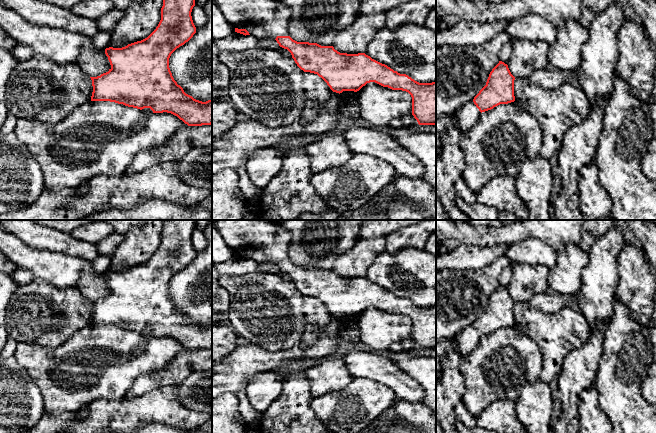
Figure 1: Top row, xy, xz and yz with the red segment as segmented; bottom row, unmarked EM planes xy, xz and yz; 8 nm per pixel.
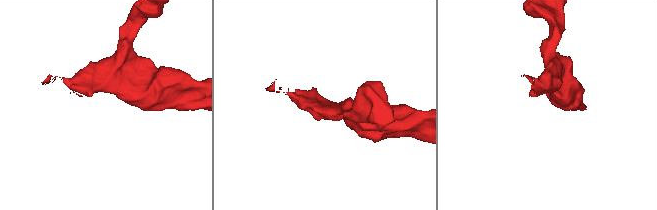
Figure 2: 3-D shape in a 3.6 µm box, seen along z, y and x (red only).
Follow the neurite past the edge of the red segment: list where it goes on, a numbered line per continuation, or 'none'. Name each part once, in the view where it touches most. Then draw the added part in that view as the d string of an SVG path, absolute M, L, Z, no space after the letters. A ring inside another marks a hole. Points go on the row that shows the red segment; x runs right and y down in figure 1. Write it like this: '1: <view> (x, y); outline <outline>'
1: xz (261, 18); outline M215 0L229 25L246 29L257 38L276 39L277 36L289 36L289 23L292 12L281 0Z

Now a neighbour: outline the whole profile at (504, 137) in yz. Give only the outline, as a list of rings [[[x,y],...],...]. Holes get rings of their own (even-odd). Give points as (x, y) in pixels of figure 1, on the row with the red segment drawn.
[[[514,101],[482,112],[472,128],[461,131],[459,146],[465,162],[462,176],[477,195],[496,176],[517,178],[522,163],[540,154],[542,130]]]

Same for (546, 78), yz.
[[[549,68],[535,70],[529,80],[542,88],[553,90],[567,83],[567,80],[575,71],[551,70]]]

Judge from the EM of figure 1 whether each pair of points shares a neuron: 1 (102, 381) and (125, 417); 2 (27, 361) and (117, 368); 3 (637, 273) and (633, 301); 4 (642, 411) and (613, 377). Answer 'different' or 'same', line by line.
1: different
2: same
3: same
4: same

